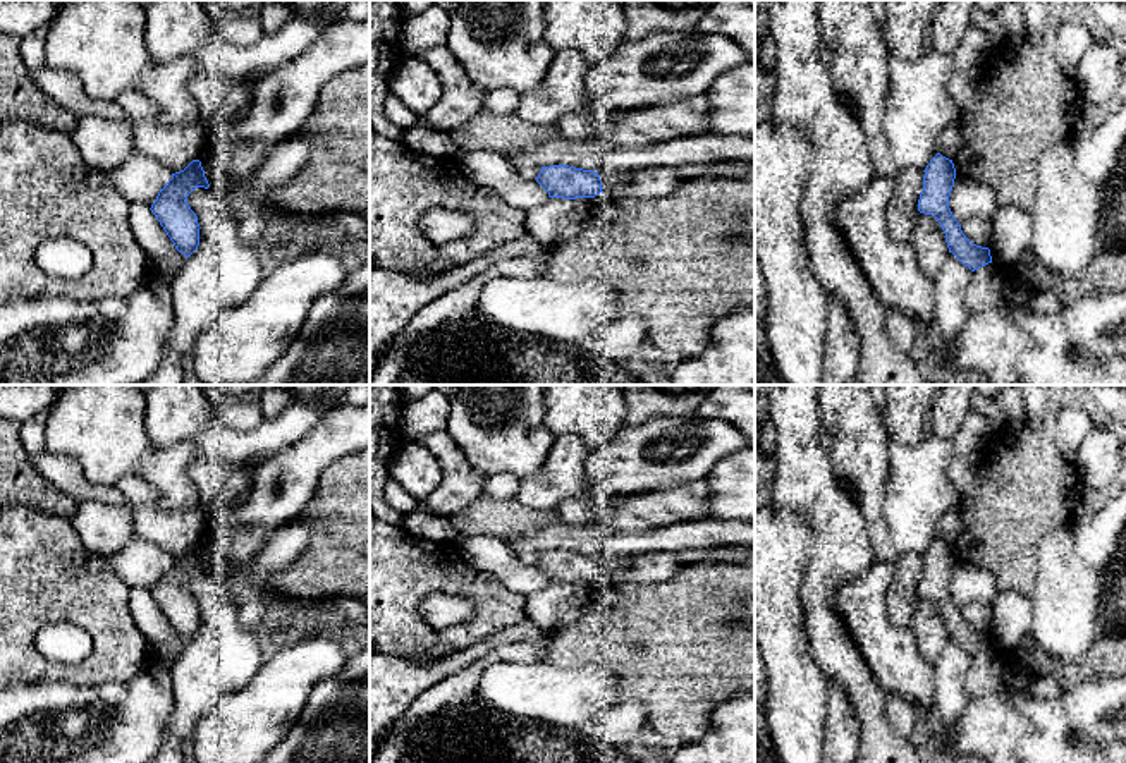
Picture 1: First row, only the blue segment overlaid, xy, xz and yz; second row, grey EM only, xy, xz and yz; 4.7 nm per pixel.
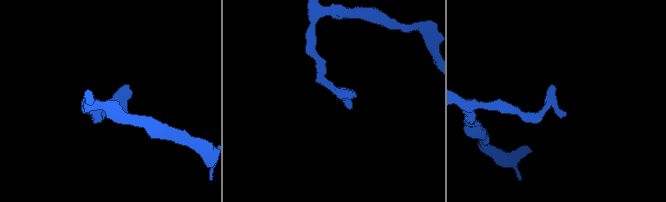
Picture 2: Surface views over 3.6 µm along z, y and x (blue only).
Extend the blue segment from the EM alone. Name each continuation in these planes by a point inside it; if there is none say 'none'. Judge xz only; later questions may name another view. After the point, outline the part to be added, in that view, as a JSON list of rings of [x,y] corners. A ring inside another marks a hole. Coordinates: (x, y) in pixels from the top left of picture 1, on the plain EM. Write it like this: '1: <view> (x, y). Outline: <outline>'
none

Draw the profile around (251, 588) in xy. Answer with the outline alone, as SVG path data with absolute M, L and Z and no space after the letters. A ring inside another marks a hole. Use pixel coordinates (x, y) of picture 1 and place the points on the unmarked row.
M297 514L270 531L248 567L220 577L232 595L237 620L244 629L256 631L275 598L275 577L306 552L309 540L311 524Z

